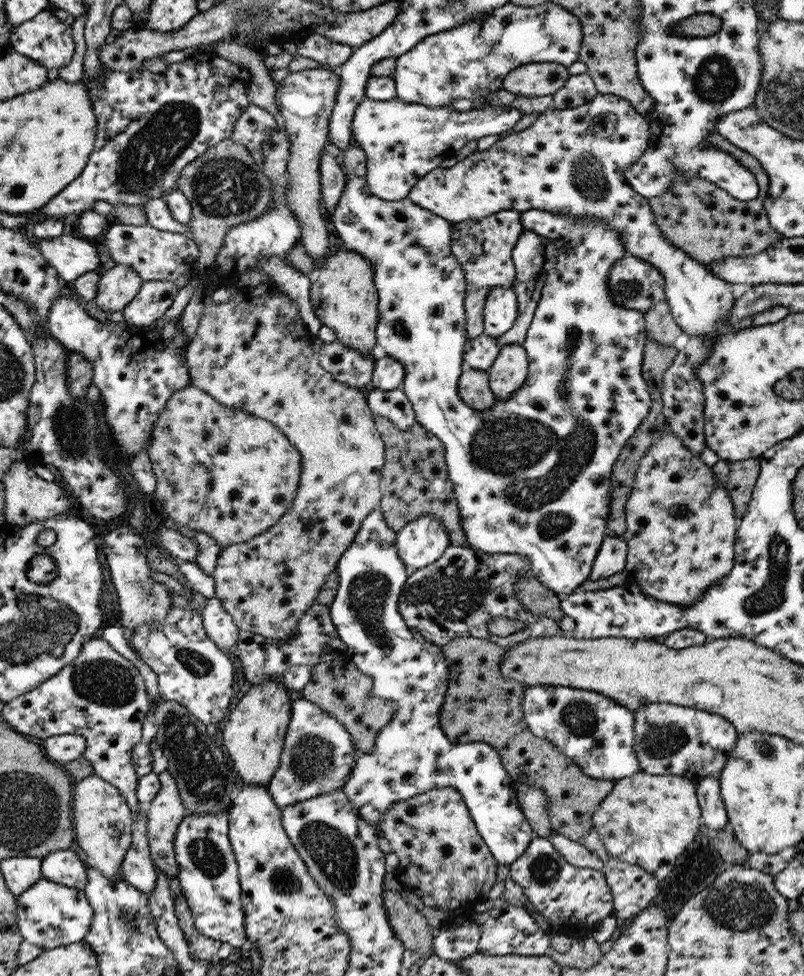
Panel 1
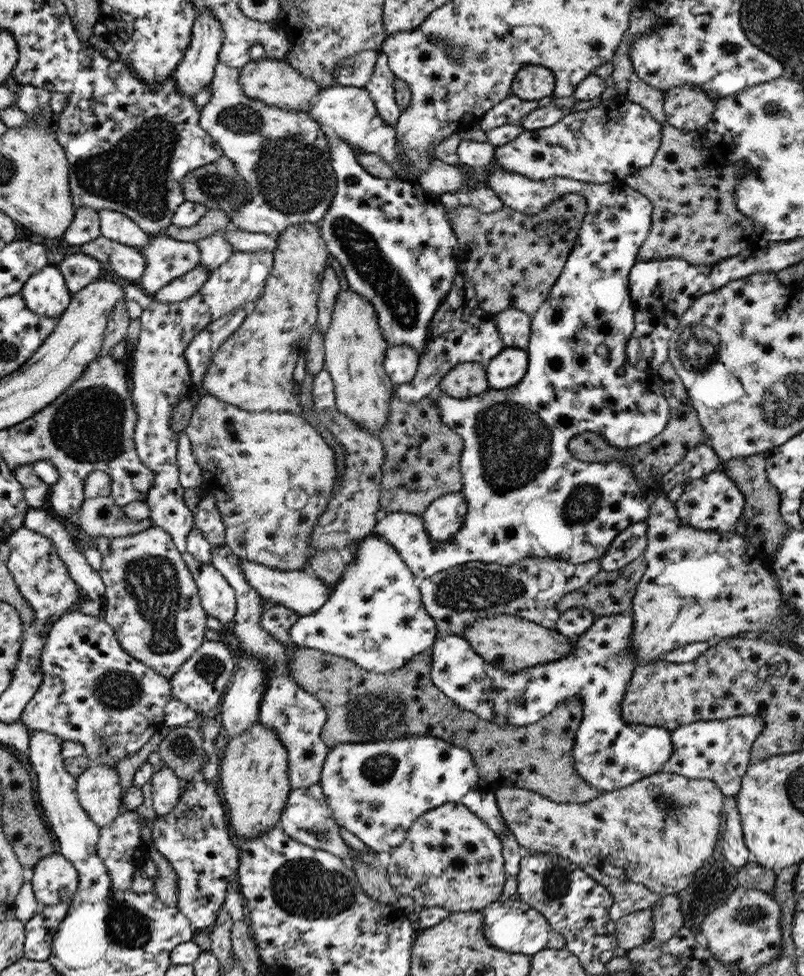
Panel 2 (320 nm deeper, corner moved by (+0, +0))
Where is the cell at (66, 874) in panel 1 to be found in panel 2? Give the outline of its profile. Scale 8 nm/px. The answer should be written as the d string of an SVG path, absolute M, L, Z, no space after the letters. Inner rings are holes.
M58 853L41 859L29 874L35 898L41 905L70 905L78 891L78 869Z

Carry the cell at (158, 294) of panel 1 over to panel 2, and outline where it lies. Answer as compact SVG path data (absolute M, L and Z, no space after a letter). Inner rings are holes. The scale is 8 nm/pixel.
M196 267L186 274L166 283L156 294L151 297L161 303L180 302L194 296L200 288L211 278L212 271L204 267Z

